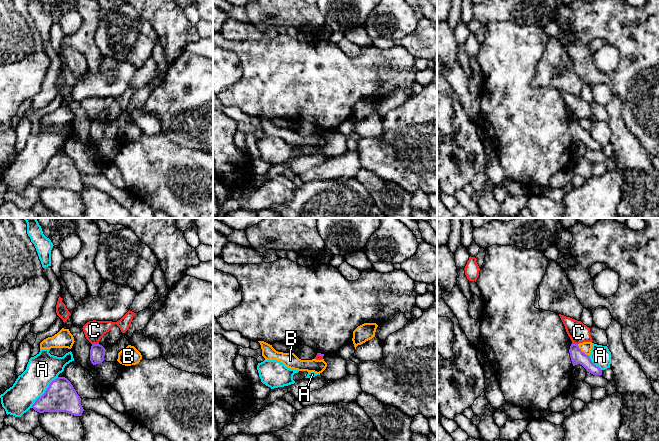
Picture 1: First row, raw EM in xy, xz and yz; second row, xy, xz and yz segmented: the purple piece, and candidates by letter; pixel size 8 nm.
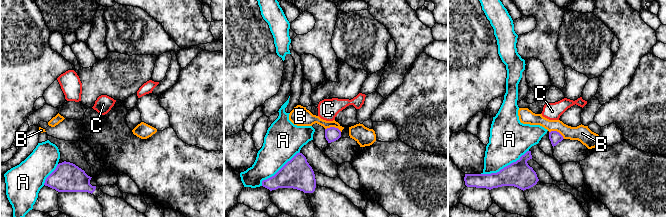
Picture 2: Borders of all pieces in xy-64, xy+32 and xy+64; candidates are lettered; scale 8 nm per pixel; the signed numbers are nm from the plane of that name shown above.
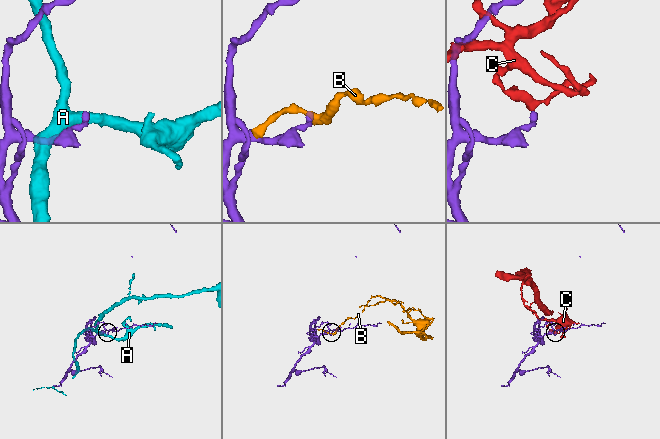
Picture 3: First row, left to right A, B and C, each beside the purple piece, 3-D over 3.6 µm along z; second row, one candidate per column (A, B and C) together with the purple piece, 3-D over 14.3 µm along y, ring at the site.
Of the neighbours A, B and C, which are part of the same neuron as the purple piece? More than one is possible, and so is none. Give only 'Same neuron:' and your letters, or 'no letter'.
Same neuron: no letter

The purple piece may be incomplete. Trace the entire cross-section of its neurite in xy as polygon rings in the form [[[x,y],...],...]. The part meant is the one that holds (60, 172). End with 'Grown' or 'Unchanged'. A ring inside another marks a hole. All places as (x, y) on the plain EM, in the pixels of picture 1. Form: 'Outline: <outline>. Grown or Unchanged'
Outline: [[[65,153],[53,156],[32,184],[39,189],[66,188],[74,192],[81,192],[84,187],[80,172]]]. Unchanged

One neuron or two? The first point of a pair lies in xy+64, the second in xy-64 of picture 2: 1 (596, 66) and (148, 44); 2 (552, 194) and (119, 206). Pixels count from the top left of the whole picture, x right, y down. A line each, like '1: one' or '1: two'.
1: one
2: one

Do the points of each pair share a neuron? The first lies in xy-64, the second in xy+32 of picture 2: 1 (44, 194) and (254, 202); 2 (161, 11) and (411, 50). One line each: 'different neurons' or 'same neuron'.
1: same neuron
2: same neuron

